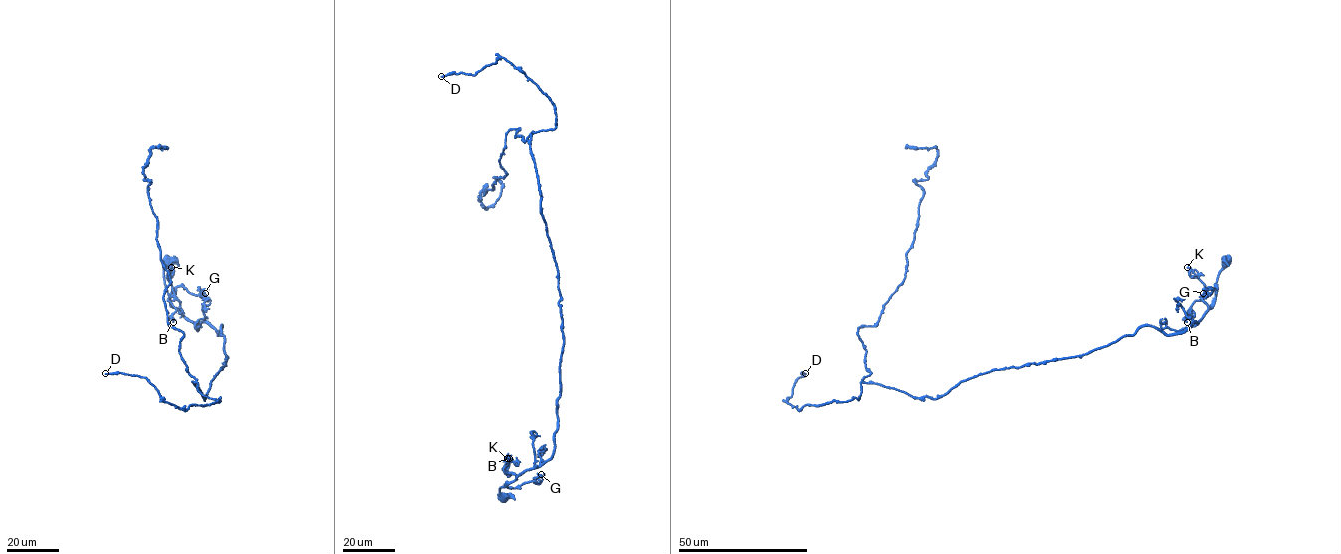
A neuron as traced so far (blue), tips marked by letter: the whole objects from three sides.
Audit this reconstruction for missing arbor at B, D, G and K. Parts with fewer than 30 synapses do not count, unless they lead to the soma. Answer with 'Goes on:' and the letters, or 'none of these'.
Goes on: D

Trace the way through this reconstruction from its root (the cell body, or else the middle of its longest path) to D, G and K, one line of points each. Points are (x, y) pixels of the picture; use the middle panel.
D: (503, 497), (551, 457), (558, 426), (558, 272), (530, 150), (555, 107), (502, 57), (441, 76)
G: (503, 497), (500, 493), (501, 487), (518, 487), (531, 481), (536, 484), (535, 477), (541, 474)
K: (503, 497), (500, 487), (515, 480), (514, 474), (508, 476), (503, 470), (509, 466), (507, 458)

